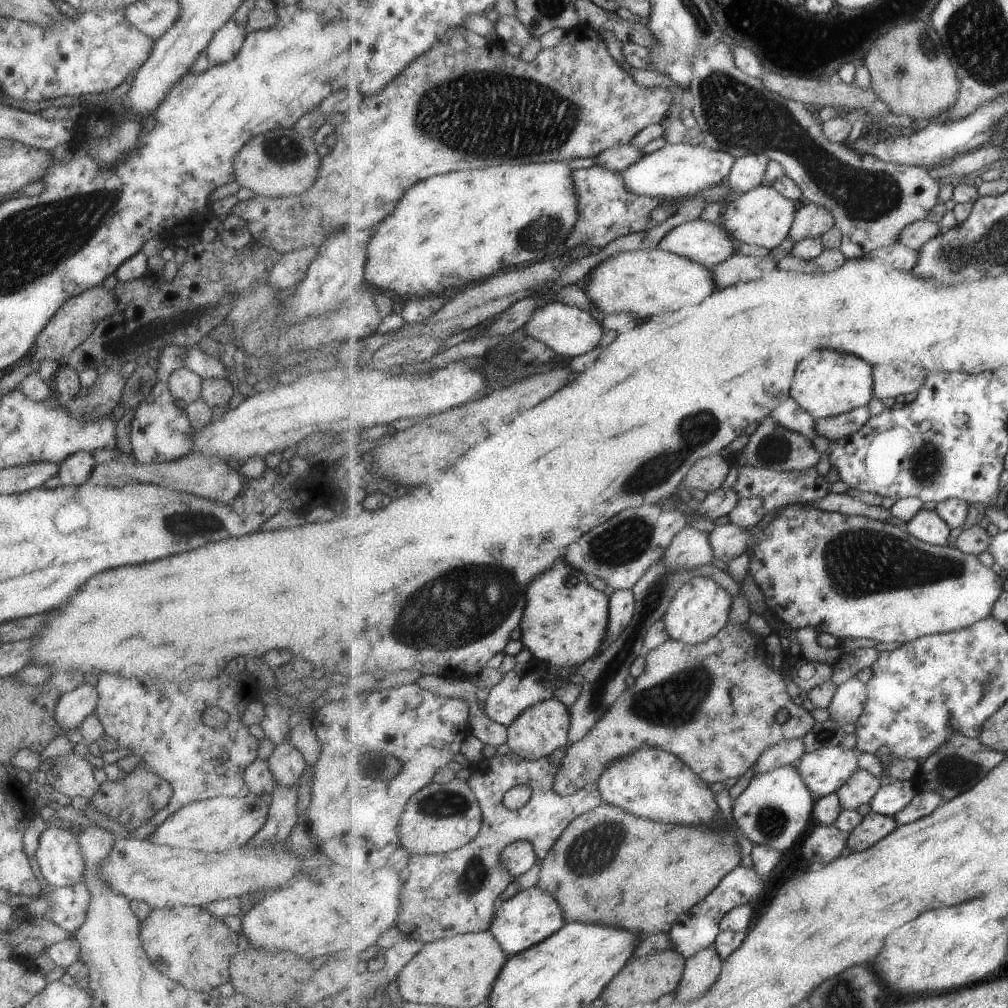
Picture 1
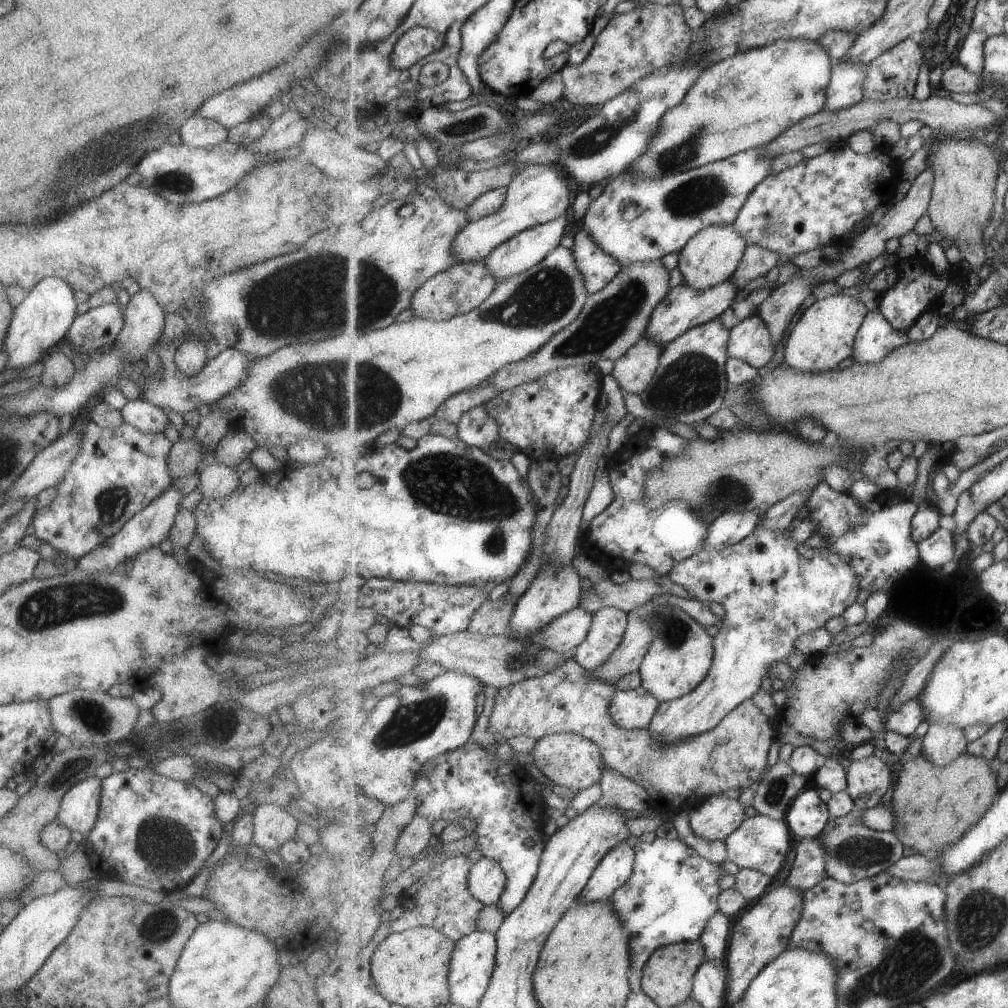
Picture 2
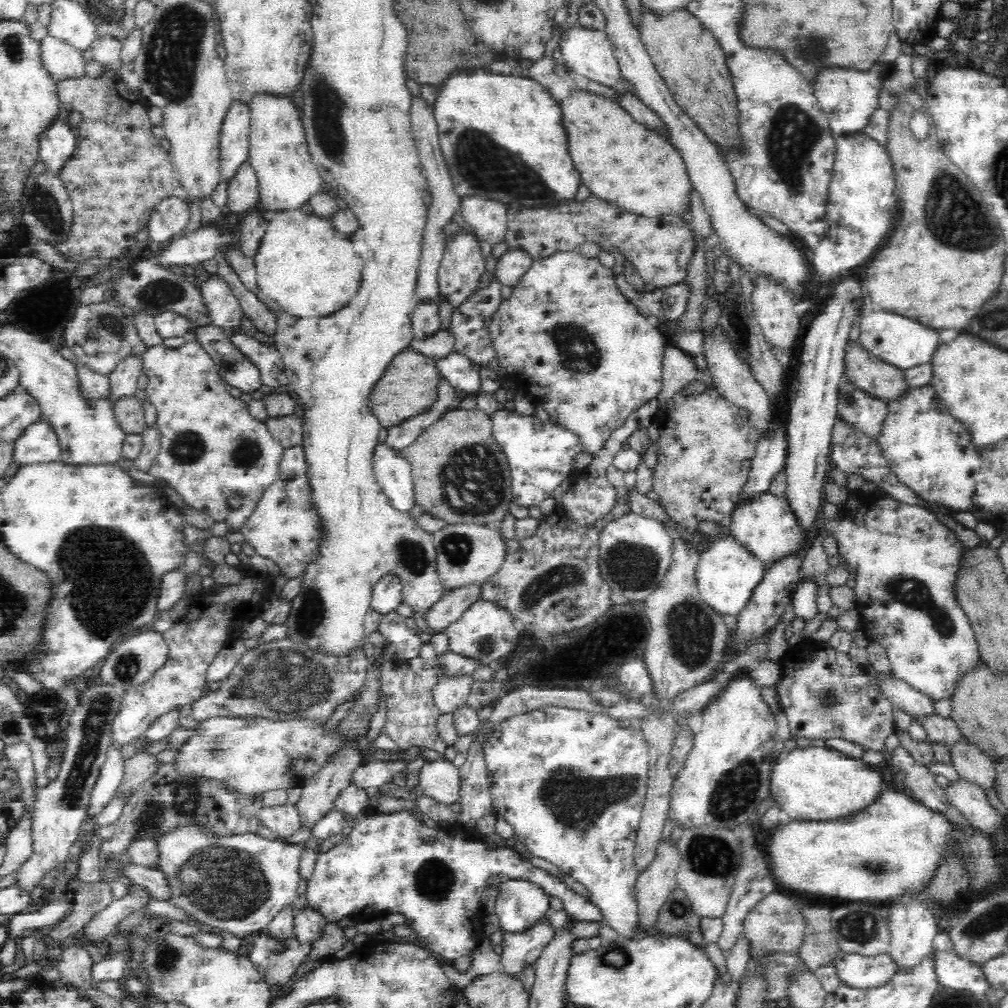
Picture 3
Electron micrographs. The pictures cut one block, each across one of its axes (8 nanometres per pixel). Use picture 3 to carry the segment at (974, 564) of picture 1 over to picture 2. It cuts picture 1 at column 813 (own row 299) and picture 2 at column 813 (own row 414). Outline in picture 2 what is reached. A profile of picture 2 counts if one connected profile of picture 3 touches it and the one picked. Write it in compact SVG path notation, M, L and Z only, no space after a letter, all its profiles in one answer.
M759 527L730 547L721 550L700 549L695 556L676 564L668 572L668 577L689 590L695 599L722 604L726 616L714 636L714 663L710 674L689 694L663 701L653 717L650 733L660 738L663 745L672 745L713 730L725 716L759 692L763 678L772 677L770 668L773 664L787 662L787 658L794 655L797 638L813 629L825 627L830 618L838 617L845 612L845 608L857 602L862 588L850 564L827 547L807 548L803 543L793 542L789 538L789 531Z

